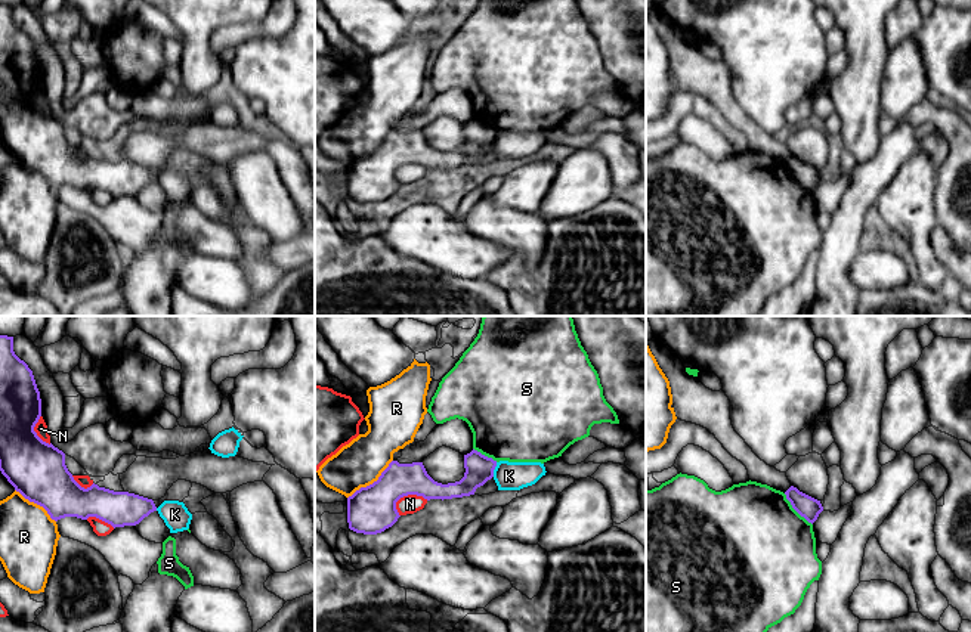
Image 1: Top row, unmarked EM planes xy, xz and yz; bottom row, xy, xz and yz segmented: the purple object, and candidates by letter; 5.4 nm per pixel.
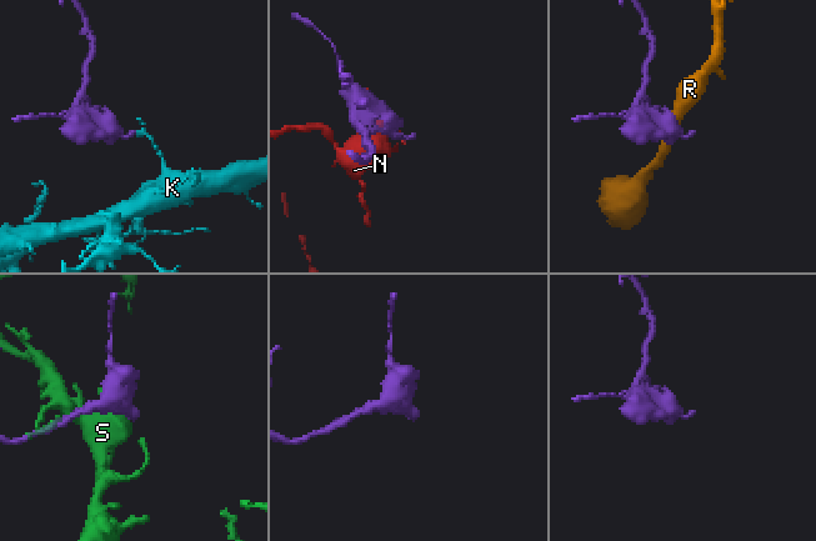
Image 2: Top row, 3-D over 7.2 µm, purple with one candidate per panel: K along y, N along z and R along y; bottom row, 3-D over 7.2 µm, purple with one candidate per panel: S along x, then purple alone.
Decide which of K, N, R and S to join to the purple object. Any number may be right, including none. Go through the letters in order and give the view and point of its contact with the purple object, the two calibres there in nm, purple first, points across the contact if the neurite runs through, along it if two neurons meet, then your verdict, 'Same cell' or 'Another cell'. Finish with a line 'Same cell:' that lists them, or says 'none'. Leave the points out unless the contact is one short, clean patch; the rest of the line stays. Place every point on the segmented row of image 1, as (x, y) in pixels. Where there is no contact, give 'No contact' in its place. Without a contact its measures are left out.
K: Touches purple at xz (494, 468). Thickness 160 nm (purple) against 160 nm. Boundary: xz (497, 462), (492, 476). Another cell
N: Touches purple at xz (408, 493). Thickness 260 nm (purple) against 100 nm. Another cell
R: Touches purple at xz (373, 483). Thickness 260 nm (purple) against 260 nm. Another cell
S: Touches purple at yz (795, 510). Thickness 120 nm (purple) against 500 nm. Boundary: yz (784, 493), (789, 504), (812, 524). Another cell
Same cell: none

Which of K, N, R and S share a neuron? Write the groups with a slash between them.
K / N / R / S

